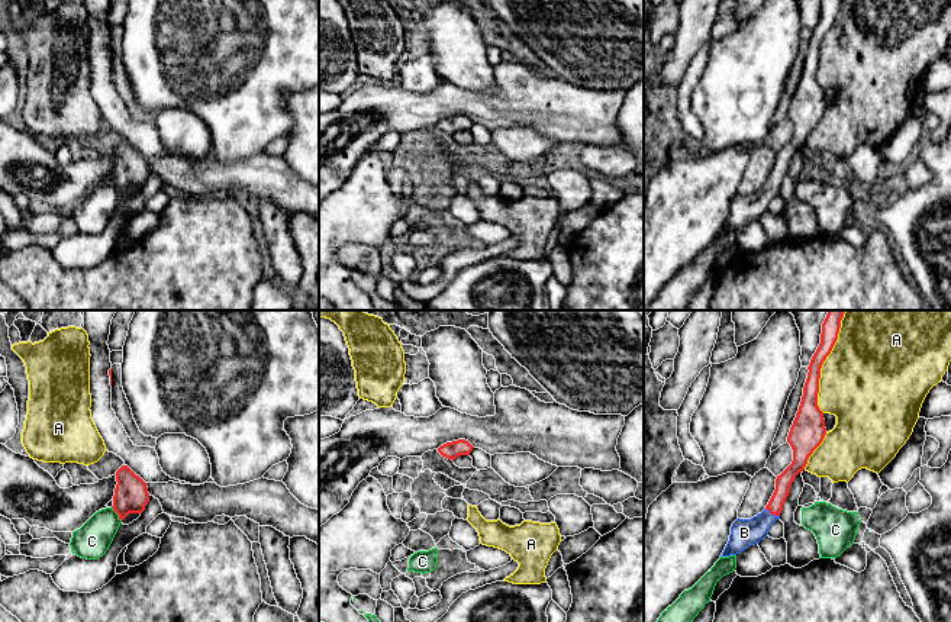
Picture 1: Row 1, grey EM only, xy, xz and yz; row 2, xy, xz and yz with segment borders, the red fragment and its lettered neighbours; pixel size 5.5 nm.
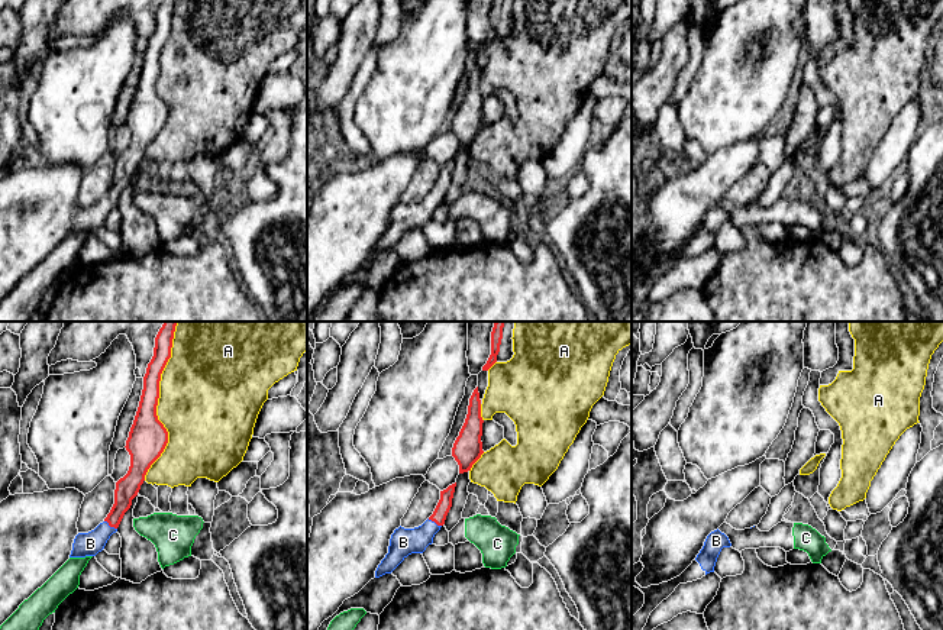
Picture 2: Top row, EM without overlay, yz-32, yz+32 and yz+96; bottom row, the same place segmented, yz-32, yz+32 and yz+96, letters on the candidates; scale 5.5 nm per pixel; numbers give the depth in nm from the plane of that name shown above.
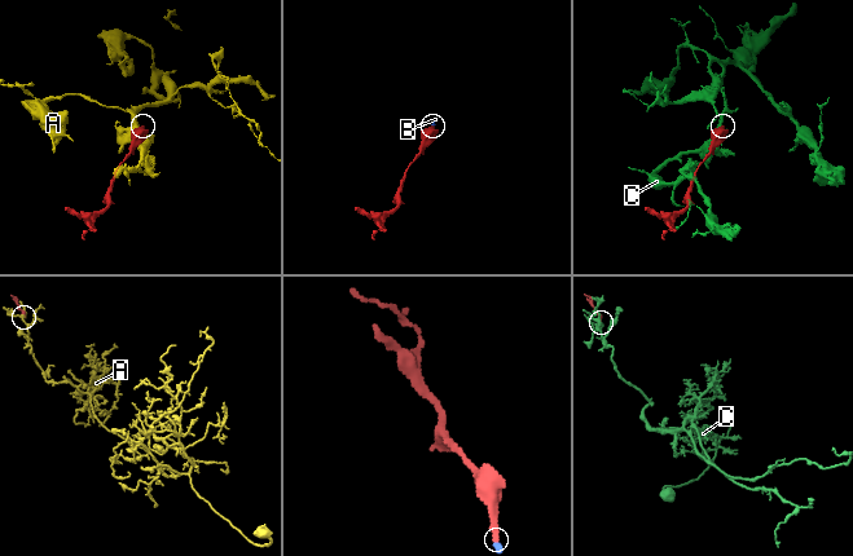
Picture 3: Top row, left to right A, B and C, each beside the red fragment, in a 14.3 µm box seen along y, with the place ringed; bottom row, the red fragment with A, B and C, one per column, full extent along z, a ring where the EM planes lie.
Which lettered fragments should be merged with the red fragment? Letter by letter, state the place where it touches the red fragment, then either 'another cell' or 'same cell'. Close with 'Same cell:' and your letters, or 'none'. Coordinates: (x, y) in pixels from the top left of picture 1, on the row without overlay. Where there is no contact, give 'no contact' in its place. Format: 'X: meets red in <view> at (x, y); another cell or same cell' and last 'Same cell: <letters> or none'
A: meets red in yz at (821, 42); another cell
B: meets red in yz at (773, 189); same cell
C: meets red in xy at (116, 187); another cell
Same cell: B

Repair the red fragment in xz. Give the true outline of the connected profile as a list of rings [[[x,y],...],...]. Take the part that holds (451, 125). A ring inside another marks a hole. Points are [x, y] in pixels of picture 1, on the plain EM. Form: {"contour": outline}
{"contour": [[[458,115],[458,116],[452,116],[452,117],[447,117],[447,119],[441,120],[438,123],[438,128],[442,132],[454,136],[460,130],[470,130],[473,123],[474,122],[468,116]]]}

